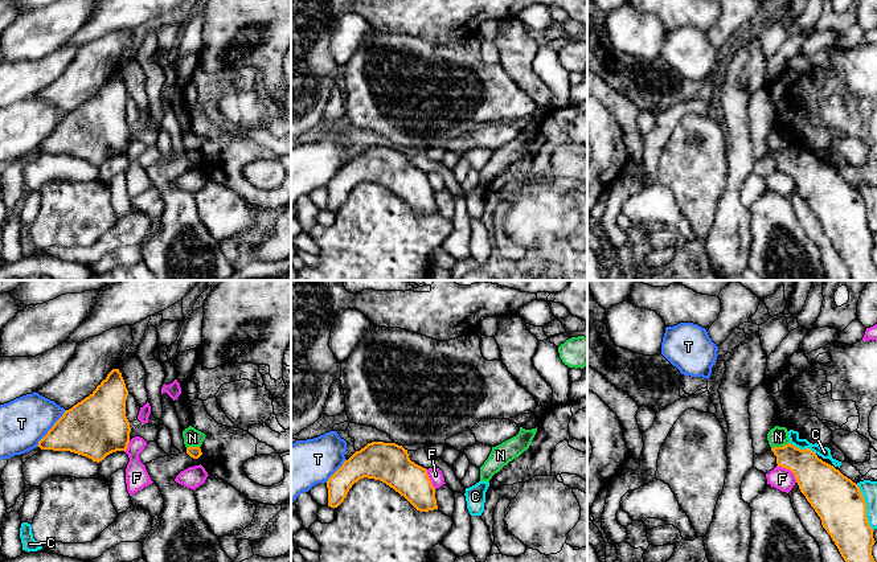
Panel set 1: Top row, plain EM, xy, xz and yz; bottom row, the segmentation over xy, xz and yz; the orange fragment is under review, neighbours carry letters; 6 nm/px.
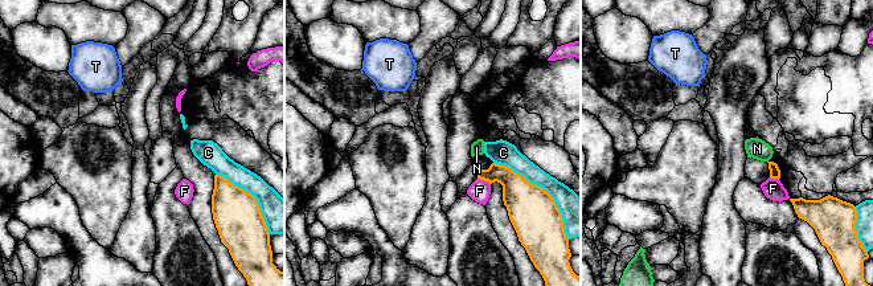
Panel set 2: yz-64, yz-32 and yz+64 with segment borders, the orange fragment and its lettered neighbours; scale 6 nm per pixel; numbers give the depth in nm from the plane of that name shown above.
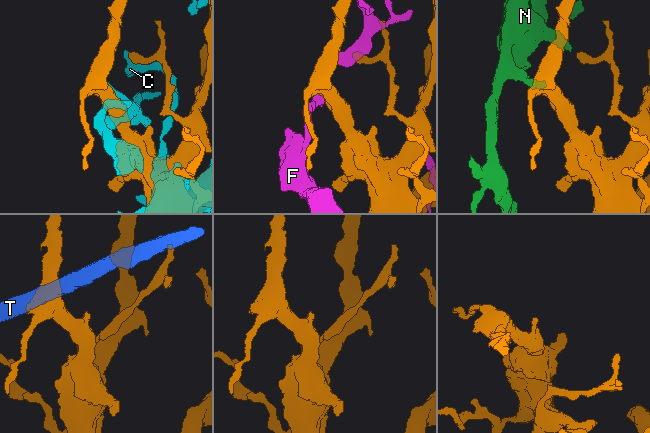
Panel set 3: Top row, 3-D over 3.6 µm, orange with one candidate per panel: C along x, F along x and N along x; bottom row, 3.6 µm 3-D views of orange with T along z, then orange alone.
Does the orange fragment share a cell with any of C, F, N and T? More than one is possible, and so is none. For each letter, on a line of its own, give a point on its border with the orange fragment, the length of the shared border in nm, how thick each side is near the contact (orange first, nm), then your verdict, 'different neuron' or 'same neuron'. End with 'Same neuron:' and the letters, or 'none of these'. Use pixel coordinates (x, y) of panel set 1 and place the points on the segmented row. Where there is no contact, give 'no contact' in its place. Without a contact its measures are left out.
C: meets orange in yz at (803, 450); contact 180 nm long; 260 nm thick on the orange side, 70 nm on the other; different neuron
F: meets orange in yz at (789, 468); contact 160 nm long; 260 nm thick on the orange side, 140 nm on the other; different neuron
N: meets orange in yz at (779, 447); contact 120 nm long; 200 nm thick on the orange side, 130 nm on the other; different neuron
T: meets orange in xy at (50, 429); contact 300 nm long; 340 nm thick on the orange side, 300 nm on the other; different neuron
Same neuron: none of these

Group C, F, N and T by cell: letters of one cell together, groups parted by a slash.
C / F / N / T

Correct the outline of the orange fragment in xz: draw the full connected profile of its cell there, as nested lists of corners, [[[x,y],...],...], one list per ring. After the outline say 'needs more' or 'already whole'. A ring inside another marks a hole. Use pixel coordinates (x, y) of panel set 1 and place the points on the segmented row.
[[[372,442],[356,451],[328,479],[328,506],[337,508],[352,485],[364,477],[385,483],[419,512],[438,509],[427,469],[411,462],[402,446],[384,442]]]; already whole

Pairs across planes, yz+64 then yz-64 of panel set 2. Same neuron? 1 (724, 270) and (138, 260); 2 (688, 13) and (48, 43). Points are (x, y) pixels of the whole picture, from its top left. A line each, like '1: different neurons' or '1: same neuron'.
1: same neuron
2: different neurons

